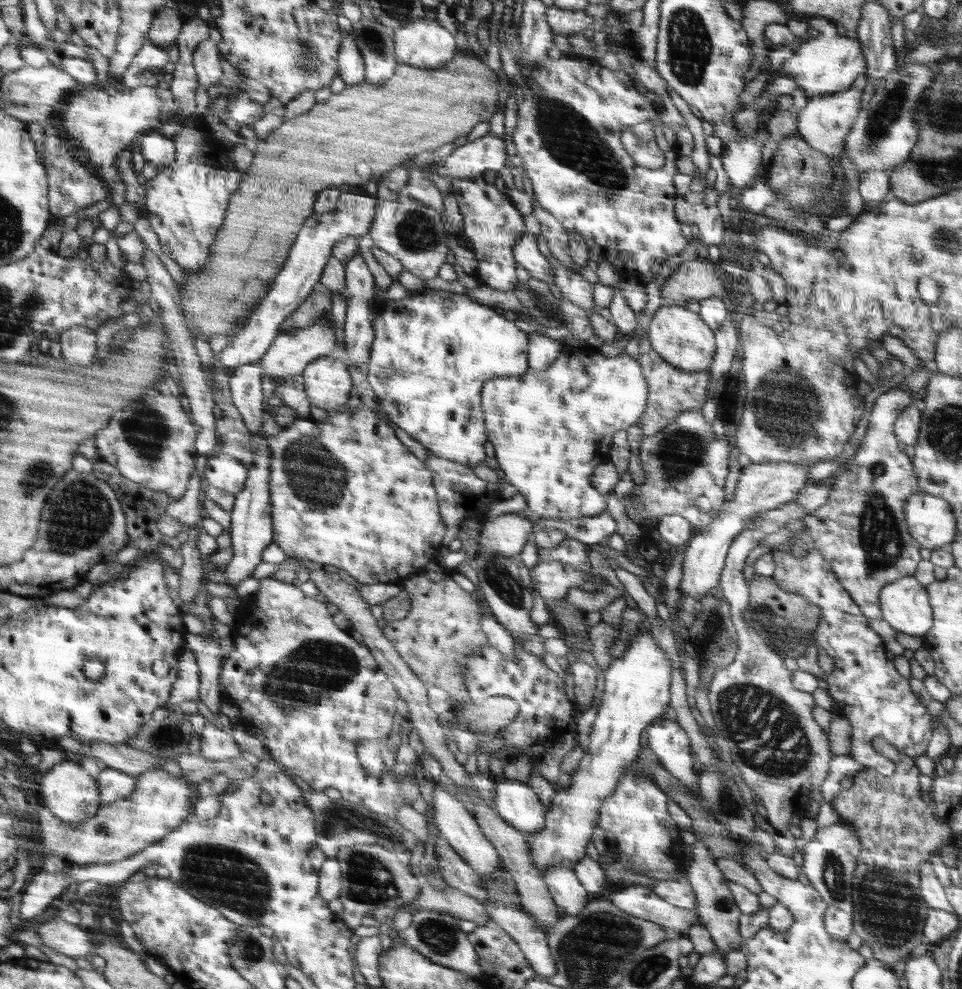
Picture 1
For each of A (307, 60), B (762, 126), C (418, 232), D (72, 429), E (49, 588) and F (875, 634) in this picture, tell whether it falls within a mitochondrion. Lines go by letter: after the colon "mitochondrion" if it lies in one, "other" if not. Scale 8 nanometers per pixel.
A: mitochondrion
B: other
C: mitochondrion
D: other
E: other
F: other

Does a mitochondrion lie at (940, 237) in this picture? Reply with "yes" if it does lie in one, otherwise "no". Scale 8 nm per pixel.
yes

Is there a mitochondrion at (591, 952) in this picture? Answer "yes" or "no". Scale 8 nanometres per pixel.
yes

